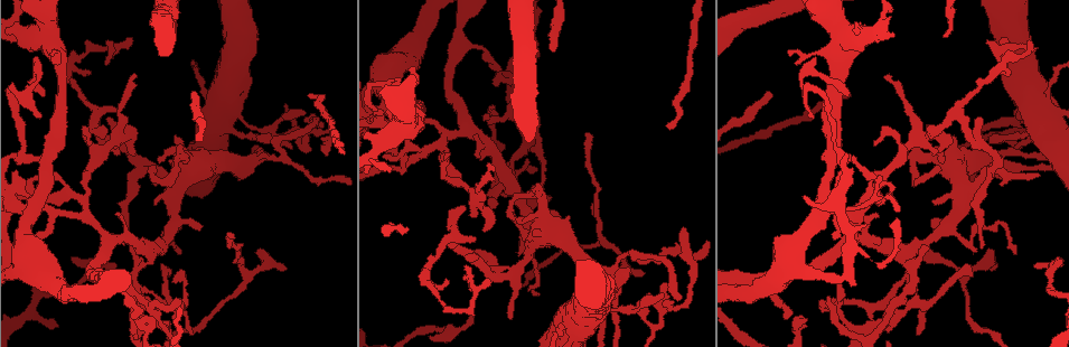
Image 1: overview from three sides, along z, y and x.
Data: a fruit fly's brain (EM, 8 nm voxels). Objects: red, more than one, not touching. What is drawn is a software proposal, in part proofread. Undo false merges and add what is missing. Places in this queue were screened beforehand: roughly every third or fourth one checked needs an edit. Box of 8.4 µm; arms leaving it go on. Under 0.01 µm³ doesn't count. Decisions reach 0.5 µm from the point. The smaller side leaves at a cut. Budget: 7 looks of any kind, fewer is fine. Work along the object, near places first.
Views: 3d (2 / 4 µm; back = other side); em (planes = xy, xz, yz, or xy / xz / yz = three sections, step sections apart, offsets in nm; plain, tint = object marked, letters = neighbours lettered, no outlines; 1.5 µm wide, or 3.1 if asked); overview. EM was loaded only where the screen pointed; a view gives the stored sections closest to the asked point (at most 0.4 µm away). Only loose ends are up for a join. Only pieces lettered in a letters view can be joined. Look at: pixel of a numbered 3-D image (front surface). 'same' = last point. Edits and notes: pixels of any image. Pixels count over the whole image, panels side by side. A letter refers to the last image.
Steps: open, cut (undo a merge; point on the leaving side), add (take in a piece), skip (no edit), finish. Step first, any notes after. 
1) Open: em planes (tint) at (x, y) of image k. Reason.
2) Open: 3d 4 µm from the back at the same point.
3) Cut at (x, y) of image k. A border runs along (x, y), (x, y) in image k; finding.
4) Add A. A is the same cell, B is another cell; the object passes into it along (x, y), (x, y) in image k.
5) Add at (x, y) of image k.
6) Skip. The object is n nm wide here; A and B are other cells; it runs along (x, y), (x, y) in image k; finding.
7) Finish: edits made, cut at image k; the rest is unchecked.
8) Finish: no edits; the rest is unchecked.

Open: em planes (letters) at (275, 147) of image 1. Sharp bend.

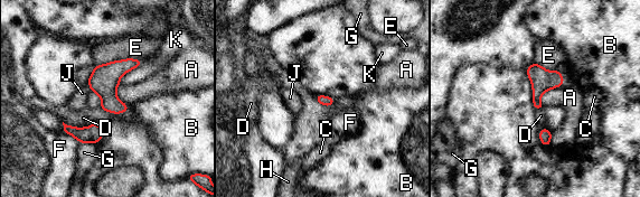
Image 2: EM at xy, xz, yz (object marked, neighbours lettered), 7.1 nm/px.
Skip. A, B, C, D, E, F, G, H, J and K are other cells; a border runs along (564, 81), (540, 96), (543, 106) in image 2; all the same neuron.

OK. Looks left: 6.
Open: 3d 4 µm at (667, 127) of image 1. Branch stops here.

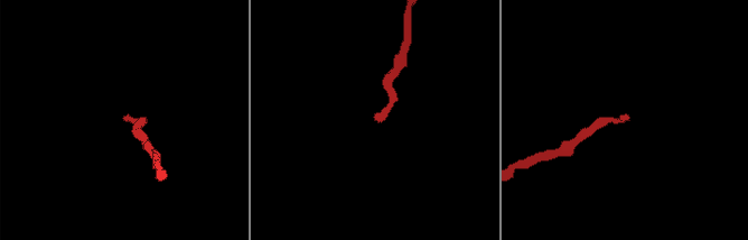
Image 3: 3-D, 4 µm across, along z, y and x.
Open: em yz step 8 (letters) at (624, 116) of image 3.

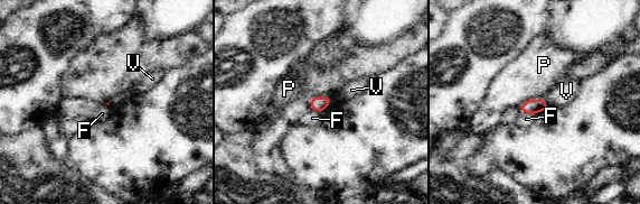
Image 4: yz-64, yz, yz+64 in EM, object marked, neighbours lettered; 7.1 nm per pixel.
Open: em planes (letters) at the same point. Another direction.

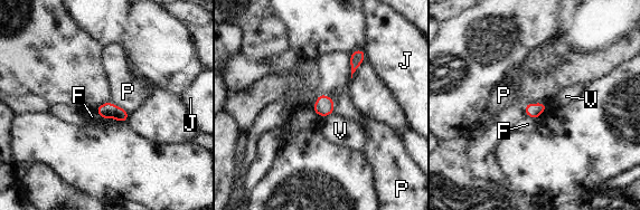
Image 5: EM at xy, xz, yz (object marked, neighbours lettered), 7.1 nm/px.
Skip. F, J, P and V are other cells; a border runs along (319, 94), (333, 101), (335, 112) in image 5; none of them fits.

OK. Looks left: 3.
Open: em planes (tint) at (22, 143) of image 1. Thick turns thin.

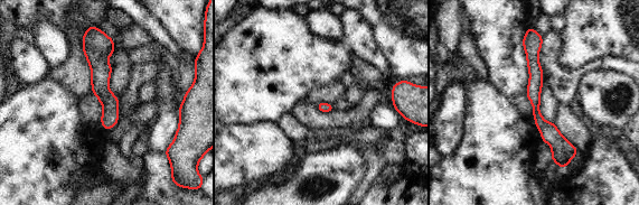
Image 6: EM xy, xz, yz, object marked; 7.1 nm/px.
Open: em planes (letters) at the same point. What lies round it.

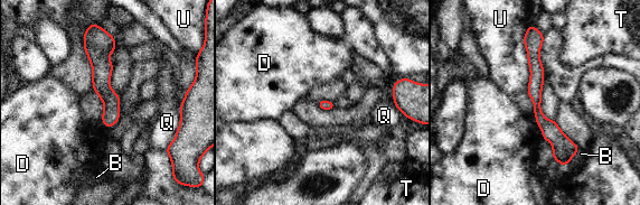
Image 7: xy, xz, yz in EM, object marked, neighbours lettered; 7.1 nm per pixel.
Skip. The object is 70 nm wide here; B, D, Q, T and U are other cells; it runs along (532, 37), (537, 112), (563, 161) in image 7; one neuron here.

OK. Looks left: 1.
Finish: no edits; the rest is unchecked.

